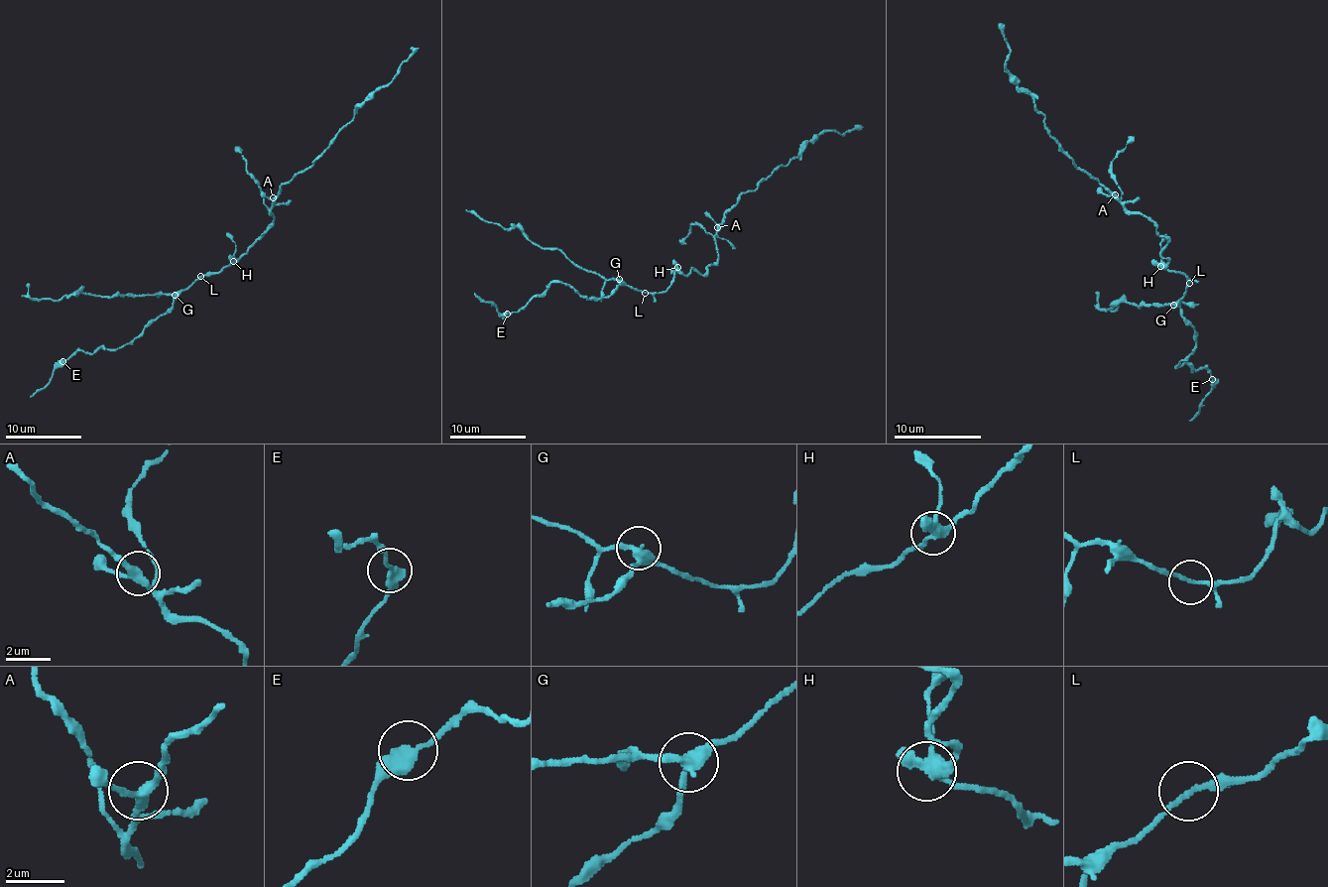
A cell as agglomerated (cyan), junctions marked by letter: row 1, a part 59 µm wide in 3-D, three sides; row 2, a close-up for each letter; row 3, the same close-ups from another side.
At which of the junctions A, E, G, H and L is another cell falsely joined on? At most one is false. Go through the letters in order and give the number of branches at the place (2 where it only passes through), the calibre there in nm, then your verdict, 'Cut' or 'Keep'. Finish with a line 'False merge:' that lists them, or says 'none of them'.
A: Branches: 3. Thickness 280 nm. Keep
E: Branches: 2. Thickness 400 nm. Keep
G: Branches: 3. Thickness 320 nm. Cut
H: Branches: 3. Thickness 340 nm. Keep
L: Branches: 2. Thickness 170 nm. Keep
False merge: G

